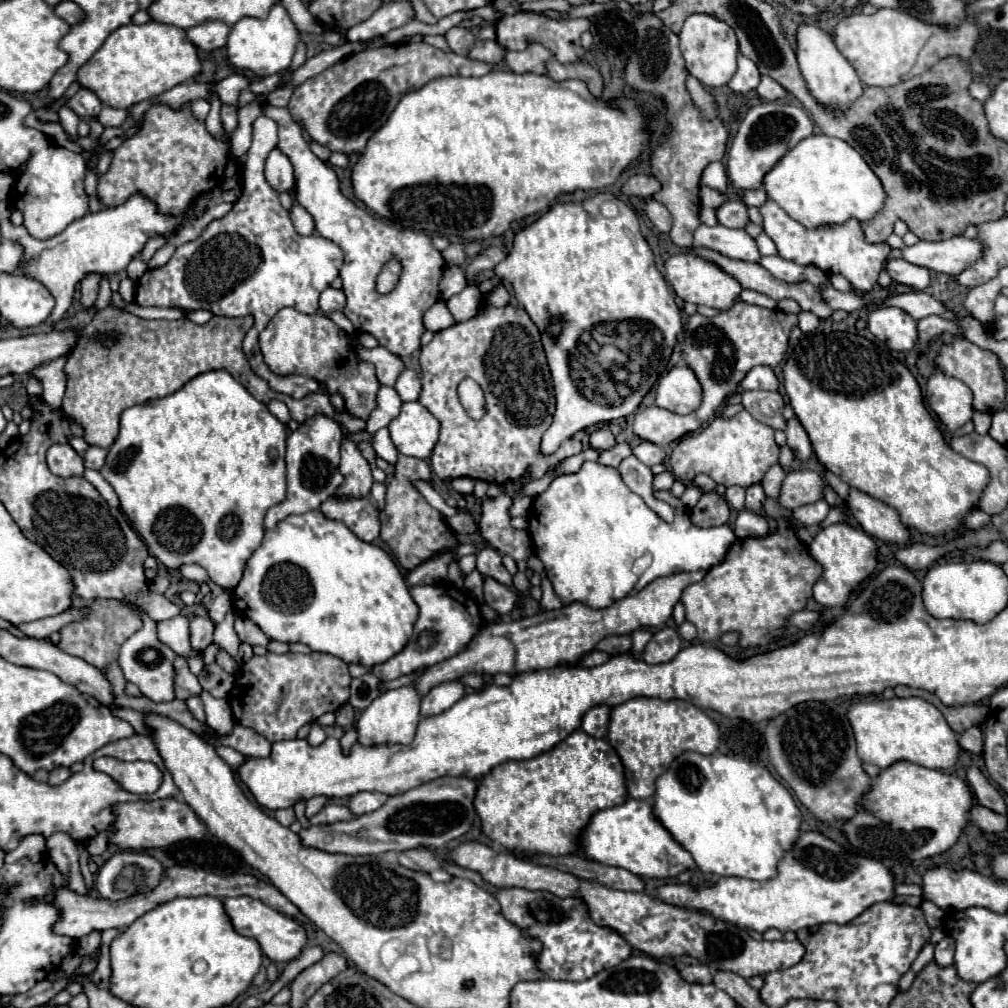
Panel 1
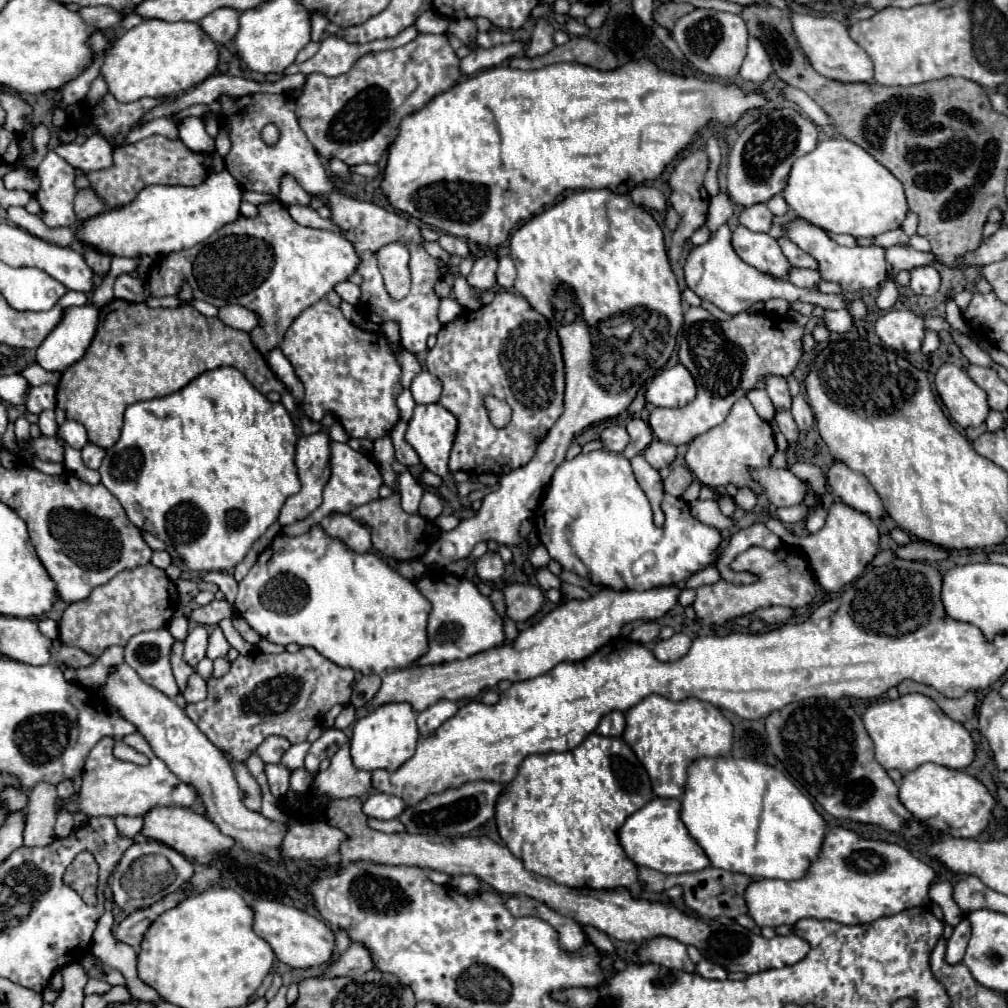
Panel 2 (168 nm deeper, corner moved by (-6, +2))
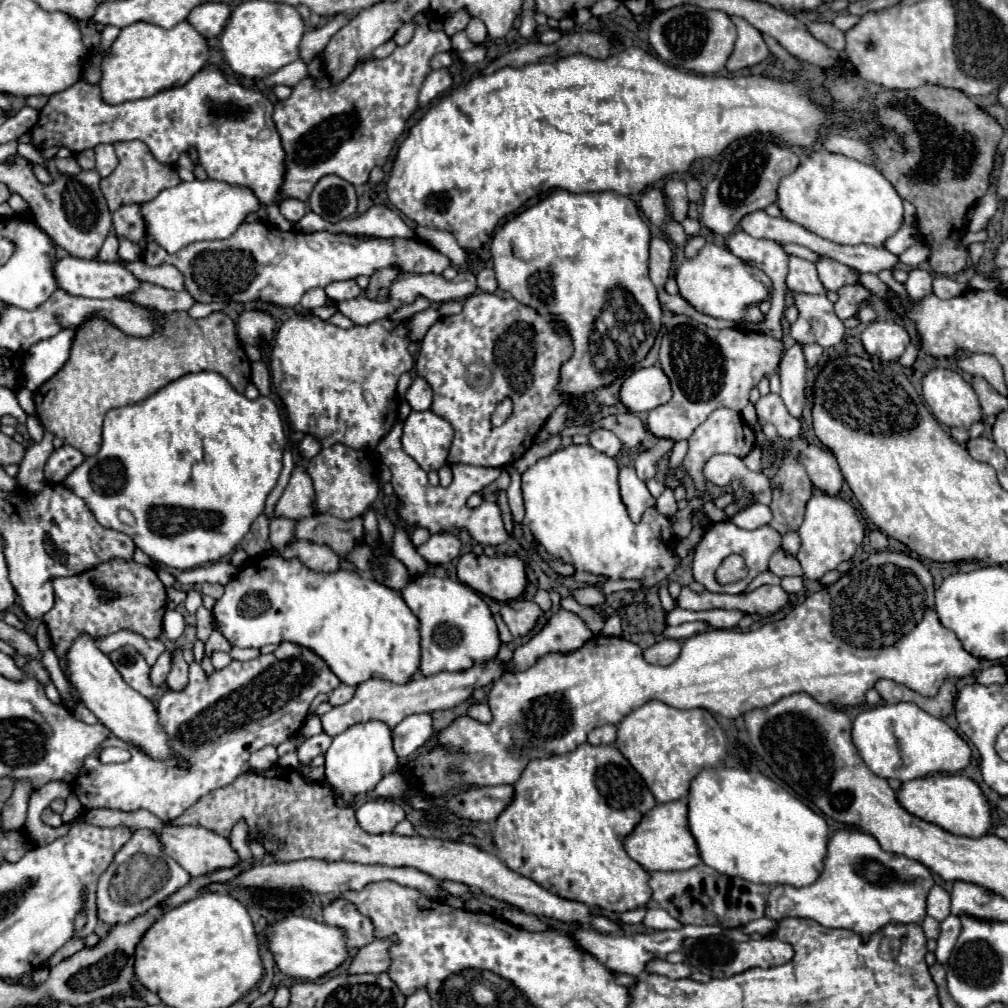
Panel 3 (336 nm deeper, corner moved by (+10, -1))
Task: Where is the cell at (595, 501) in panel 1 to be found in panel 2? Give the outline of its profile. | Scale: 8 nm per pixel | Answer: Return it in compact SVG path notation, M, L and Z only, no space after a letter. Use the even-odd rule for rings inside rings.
M592 451L588 455L580 453L572 461L564 461L554 471L546 497L539 506L536 527L540 535L540 543L548 549L550 557L558 561L562 569L574 571L582 579L596 585L610 587L614 591L648 590L660 585L674 585L674 583L686 581L696 571L718 561L718 547L722 543L720 531L712 529L710 525L704 525L702 521L696 521L696 517L692 517L688 509L688 503L684 503L680 497L676 499L670 495L666 497L664 501L666 523L664 527L654 525L650 501L640 489L632 473L630 461L620 453Z

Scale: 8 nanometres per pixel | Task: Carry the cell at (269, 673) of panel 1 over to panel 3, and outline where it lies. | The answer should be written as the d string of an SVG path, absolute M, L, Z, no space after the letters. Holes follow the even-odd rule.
M282 642L272 654L260 654L250 662L234 660L224 670L214 672L210 678L204 676L204 670L198 662L192 662L188 684L182 690L168 688L156 708L158 724L166 732L174 756L168 756L166 760L154 760L140 748L134 748L120 738L110 736L104 740L102 746L126 748L130 750L132 758L124 764L102 764L98 760L98 748L92 756L84 760L84 766L80 770L84 774L80 774L80 778L74 782L74 790L84 808L114 808L122 812L134 812L144 808L154 812L164 822L170 822L208 792L232 784L232 780L236 780L236 776L246 770L248 756L252 752L258 752L264 746L278 746L286 738L296 736L306 720L310 702L318 694L330 694L338 684L340 680L318 654L292 642Z

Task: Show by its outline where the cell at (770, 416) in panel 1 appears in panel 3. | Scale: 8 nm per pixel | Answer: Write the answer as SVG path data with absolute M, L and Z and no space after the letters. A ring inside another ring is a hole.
M782 454L780 470L772 478L774 498L770 504L772 522L770 526L780 534L798 532L806 502L812 496L812 482L796 456Z

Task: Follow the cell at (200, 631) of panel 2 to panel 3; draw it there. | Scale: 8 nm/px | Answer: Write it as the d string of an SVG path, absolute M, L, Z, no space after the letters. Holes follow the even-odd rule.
M164 652L156 664L150 668L150 682L152 686L162 686L166 682L166 676L170 672L170 652Z

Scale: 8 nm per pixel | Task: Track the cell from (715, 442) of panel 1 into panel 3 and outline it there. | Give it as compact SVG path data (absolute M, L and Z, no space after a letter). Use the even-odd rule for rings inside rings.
M718 408L716 412L712 412L712 416L708 416L708 420L704 420L704 424L700 424L694 430L688 442L690 442L690 450L684 458L684 468L688 470L690 478L696 482L696 488L704 492L706 490L706 480L702 476L704 462L714 454L736 454L738 458L746 456L754 448L754 432L748 428L748 424L742 420L738 412L728 408Z

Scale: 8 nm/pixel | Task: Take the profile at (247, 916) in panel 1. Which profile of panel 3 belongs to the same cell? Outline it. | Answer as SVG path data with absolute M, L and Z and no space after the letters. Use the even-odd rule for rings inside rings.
M288 916L276 922L268 930L268 946L270 946L270 952L274 954L274 960L280 972L292 978L312 980L312 982L336 970L348 958L346 932L342 928L328 926L324 922L316 922L316 920L302 918L302 916Z

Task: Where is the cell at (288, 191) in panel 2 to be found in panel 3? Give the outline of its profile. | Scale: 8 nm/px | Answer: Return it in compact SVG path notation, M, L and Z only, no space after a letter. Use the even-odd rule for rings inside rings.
M282 200L280 202L280 212L286 220L290 222L300 222L300 218L306 214L306 204L300 200Z

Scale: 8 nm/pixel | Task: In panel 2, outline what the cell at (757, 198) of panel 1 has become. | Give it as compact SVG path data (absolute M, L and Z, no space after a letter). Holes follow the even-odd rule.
M774 195L772 199L766 201L766 207L774 213L774 215L786 215L788 213L788 205L780 195Z

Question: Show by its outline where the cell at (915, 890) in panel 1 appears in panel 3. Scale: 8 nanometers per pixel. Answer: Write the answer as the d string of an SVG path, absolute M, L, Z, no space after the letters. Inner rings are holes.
M934 886L928 894L928 916L942 922L948 914L950 914L950 894L944 888Z

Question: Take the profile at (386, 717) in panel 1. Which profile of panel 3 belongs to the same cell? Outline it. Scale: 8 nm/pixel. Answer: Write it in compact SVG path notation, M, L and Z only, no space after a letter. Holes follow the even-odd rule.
M372 720L368 724L356 724L346 728L342 734L334 736L332 746L326 752L326 784L330 786L336 804L340 808L352 806L354 800L370 790L376 788L376 784L390 772L394 772L398 766L398 756L392 748L392 736L390 728L384 722Z

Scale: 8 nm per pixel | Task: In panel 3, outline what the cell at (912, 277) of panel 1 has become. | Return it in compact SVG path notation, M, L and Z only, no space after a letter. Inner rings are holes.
M912 268L910 270L910 276L908 276L908 282L904 284L906 286L906 292L912 300L920 300L924 296L930 296L932 294L932 274L924 268Z

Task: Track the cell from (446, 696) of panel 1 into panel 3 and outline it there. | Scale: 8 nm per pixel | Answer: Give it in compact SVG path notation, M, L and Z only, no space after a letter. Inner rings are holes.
M412 714L404 718L396 728L392 728L394 752L398 758L414 754L432 734L430 714Z

